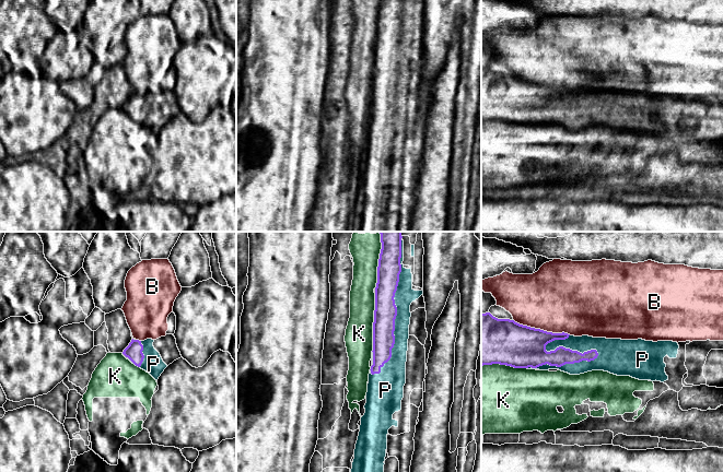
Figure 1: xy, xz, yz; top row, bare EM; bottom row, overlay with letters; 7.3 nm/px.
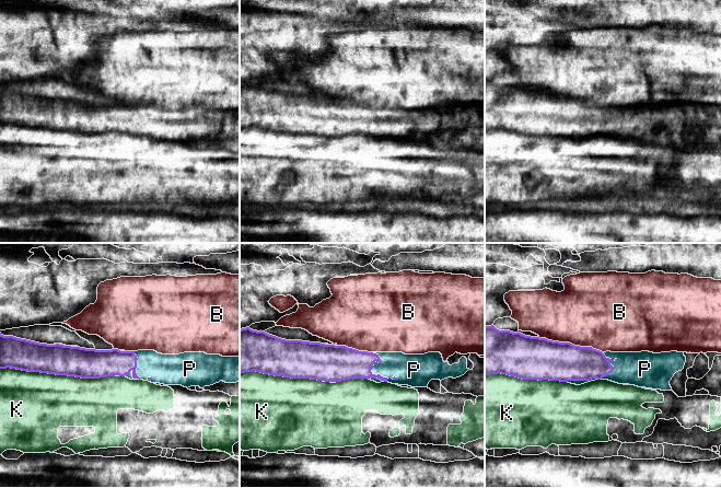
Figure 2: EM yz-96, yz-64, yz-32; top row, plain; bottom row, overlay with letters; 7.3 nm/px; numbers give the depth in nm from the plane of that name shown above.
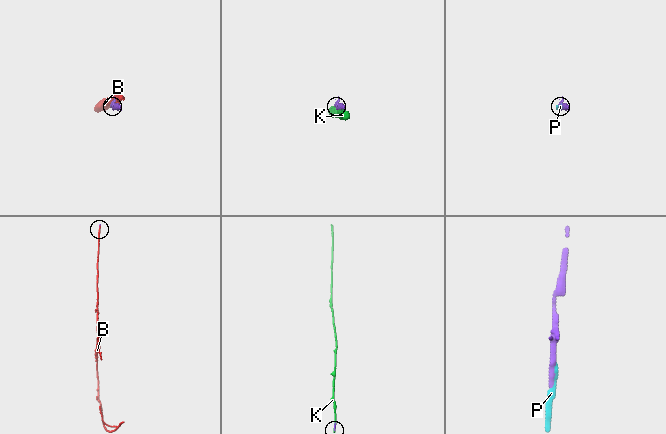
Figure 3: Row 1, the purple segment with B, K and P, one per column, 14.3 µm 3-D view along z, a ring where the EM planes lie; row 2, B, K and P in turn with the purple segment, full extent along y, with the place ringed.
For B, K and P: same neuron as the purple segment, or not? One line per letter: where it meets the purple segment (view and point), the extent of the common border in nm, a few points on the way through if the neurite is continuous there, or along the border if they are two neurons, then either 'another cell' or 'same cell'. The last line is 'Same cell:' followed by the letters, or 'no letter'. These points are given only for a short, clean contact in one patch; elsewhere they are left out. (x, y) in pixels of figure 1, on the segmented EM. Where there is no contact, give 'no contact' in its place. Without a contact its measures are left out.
B: yz (541, 330) | 440 nm | another cell
K: xz (373, 322) | 440 nm | another cell
P: yz (563, 364) | 550 nm | same cell
Same cell: P

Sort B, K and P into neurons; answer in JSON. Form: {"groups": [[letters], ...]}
{"groups": [["B"], ["K"], ["P"]]}

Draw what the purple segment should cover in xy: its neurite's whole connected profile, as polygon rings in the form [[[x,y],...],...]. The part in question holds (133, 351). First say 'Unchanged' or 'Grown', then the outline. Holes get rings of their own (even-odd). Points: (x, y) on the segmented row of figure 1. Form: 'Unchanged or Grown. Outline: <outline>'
Grown. Outline: [[[173,334],[156,340],[139,341],[132,339],[123,354],[132,364],[149,373],[155,380],[174,361],[182,357]]]

